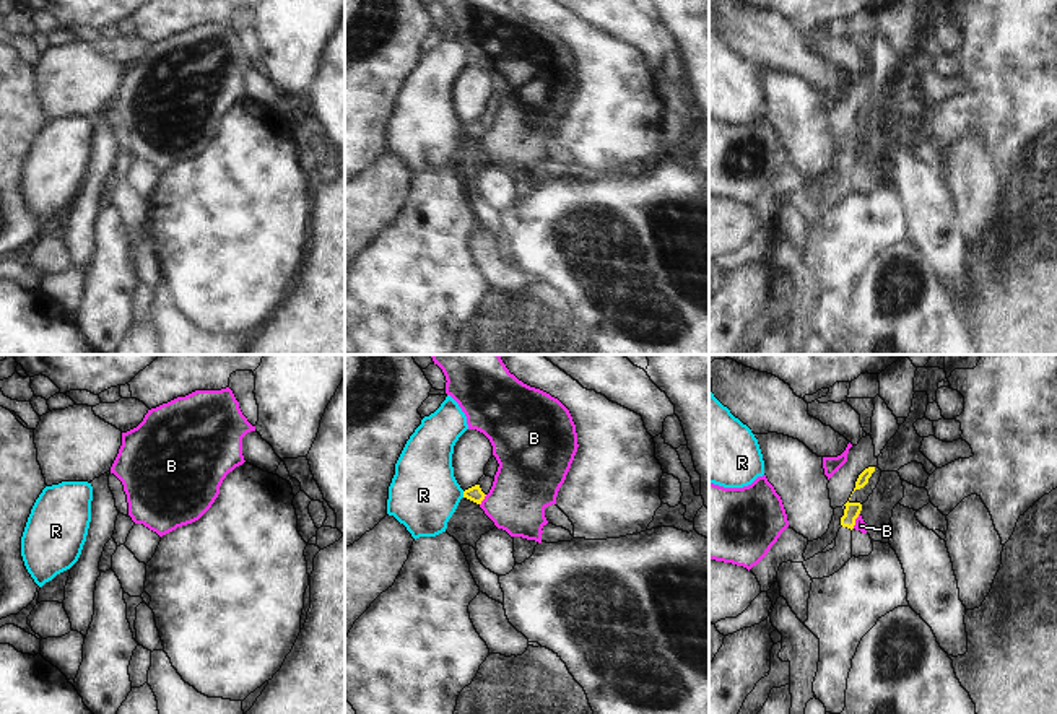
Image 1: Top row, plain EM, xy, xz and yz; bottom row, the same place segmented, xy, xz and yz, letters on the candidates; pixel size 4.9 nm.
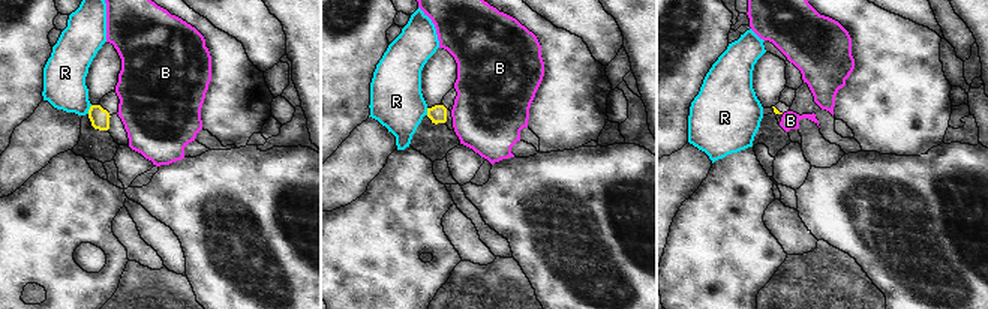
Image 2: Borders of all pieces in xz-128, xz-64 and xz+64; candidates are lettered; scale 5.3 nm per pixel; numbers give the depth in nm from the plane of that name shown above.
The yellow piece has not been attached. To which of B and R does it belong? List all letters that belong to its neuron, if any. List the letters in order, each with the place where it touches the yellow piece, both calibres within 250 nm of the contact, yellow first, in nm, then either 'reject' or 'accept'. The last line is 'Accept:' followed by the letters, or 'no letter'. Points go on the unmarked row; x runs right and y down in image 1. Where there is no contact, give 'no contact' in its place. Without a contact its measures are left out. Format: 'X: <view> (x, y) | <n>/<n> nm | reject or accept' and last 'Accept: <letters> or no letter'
B: xz (483, 134) | 70/320 nm | reject
R: xz (464, 130) | 70/340 nm | reject
Accept: no letter

